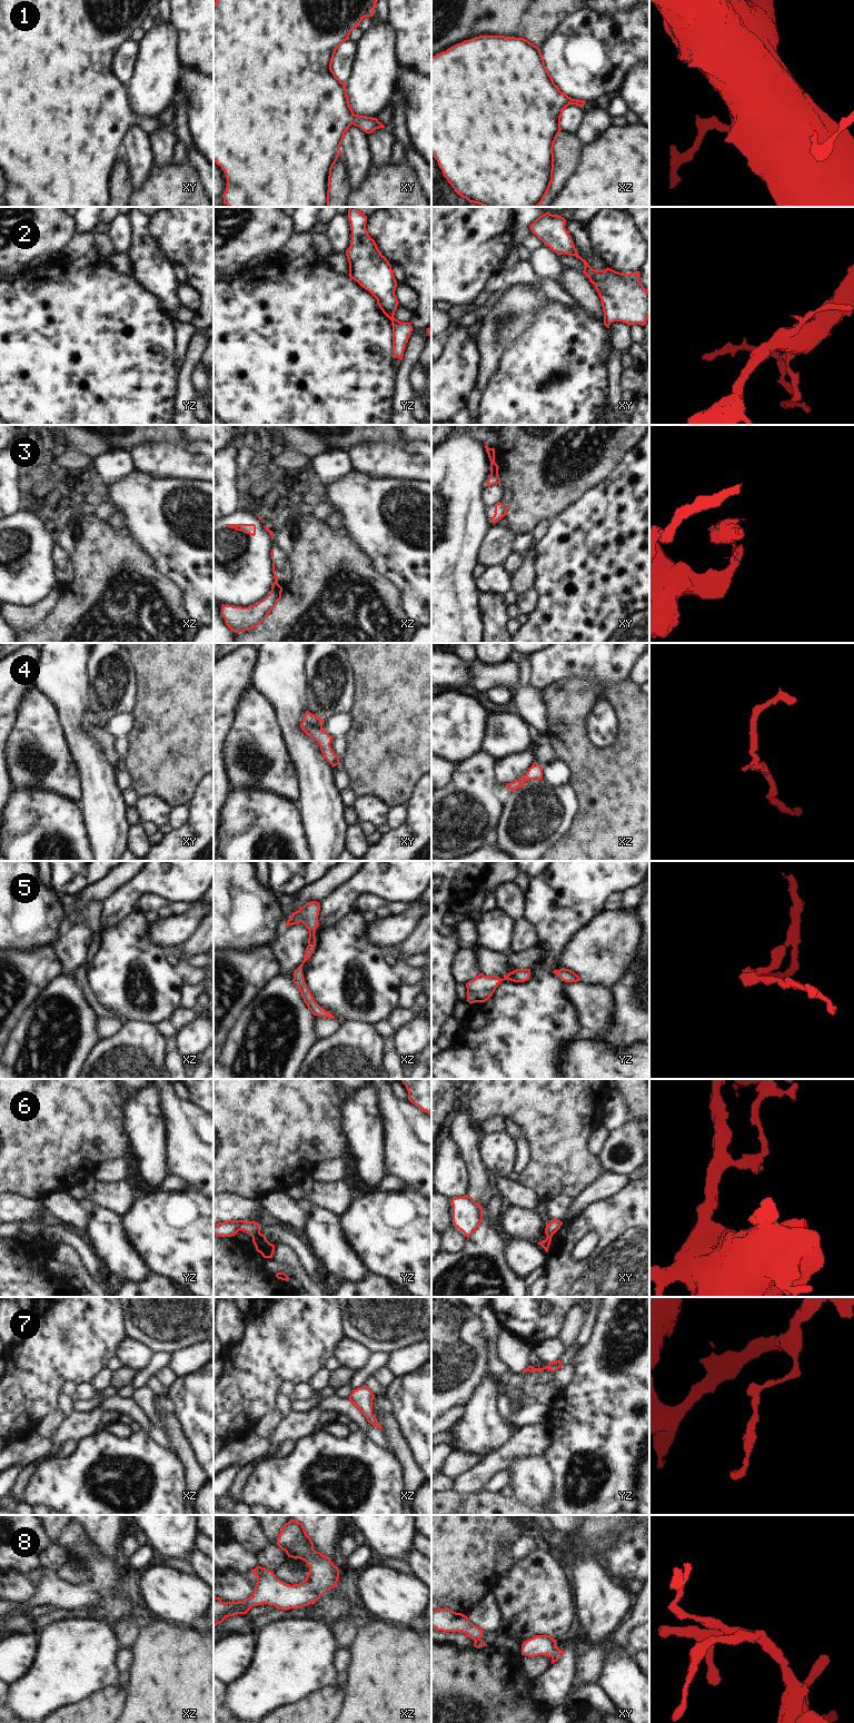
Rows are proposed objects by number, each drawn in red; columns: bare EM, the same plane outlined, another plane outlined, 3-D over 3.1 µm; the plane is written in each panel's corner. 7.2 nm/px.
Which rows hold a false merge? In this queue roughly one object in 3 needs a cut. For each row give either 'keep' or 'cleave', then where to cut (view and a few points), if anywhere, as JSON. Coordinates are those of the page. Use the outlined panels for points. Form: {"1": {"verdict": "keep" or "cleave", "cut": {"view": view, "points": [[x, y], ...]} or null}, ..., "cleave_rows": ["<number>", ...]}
{"1": {"verdict": "keep", "cut": null}, "2": {"verdict": "keep", "cut": null}, "3": {"verdict": "cleave", "cut": {"view": "xz", "points": [[278, 584], [271, 591]]}}, "4": {"verdict": "cleave", "cut": {"view": "xy", "points": [[304, 719], [308, 723], [321, 728]]}}, "5": {"verdict": "keep", "cut": null}, "6": {"verdict": "cleave", "cut": {"view": "yz", "points": [[259, 1233], [252, 1238]]}}, "7": {"verdict": "keep", "cut": null}, "8": {"verdict": "cleave", "cut": {"view": "xy", "points": [[479, 1639], [475, 1642]]}}, "cleave_rows": ["3", "4", "6", "8"]}

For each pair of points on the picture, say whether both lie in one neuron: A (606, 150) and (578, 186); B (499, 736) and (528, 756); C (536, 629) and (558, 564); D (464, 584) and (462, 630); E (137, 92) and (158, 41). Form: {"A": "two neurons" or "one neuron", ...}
{"A": "one neuron", "B": "two neurons", "C": "one neuron", "D": "one neuron", "E": "one neuron"}

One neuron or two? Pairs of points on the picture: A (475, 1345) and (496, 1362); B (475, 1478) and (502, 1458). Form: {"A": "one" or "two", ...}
{"A": "two", "B": "one"}

